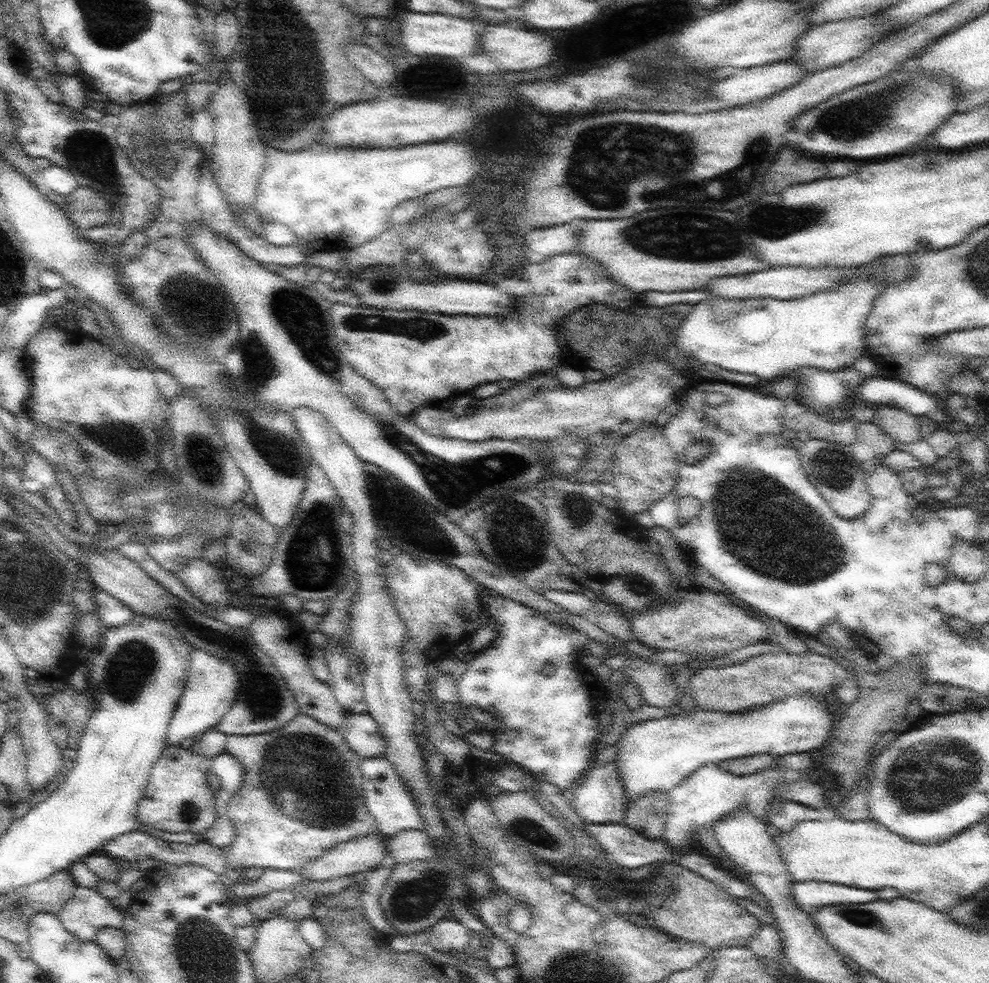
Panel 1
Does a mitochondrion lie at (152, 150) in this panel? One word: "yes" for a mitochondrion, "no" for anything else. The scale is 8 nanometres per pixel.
yes

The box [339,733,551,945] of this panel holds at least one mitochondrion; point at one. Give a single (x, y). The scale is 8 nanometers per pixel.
(412, 894)

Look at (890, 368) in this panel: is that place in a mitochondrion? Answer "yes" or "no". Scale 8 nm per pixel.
no

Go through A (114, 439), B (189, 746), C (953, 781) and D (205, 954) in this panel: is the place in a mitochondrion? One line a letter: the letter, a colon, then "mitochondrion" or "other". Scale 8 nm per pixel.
A: mitochondrion
B: other
C: mitochondrion
D: mitochondrion

